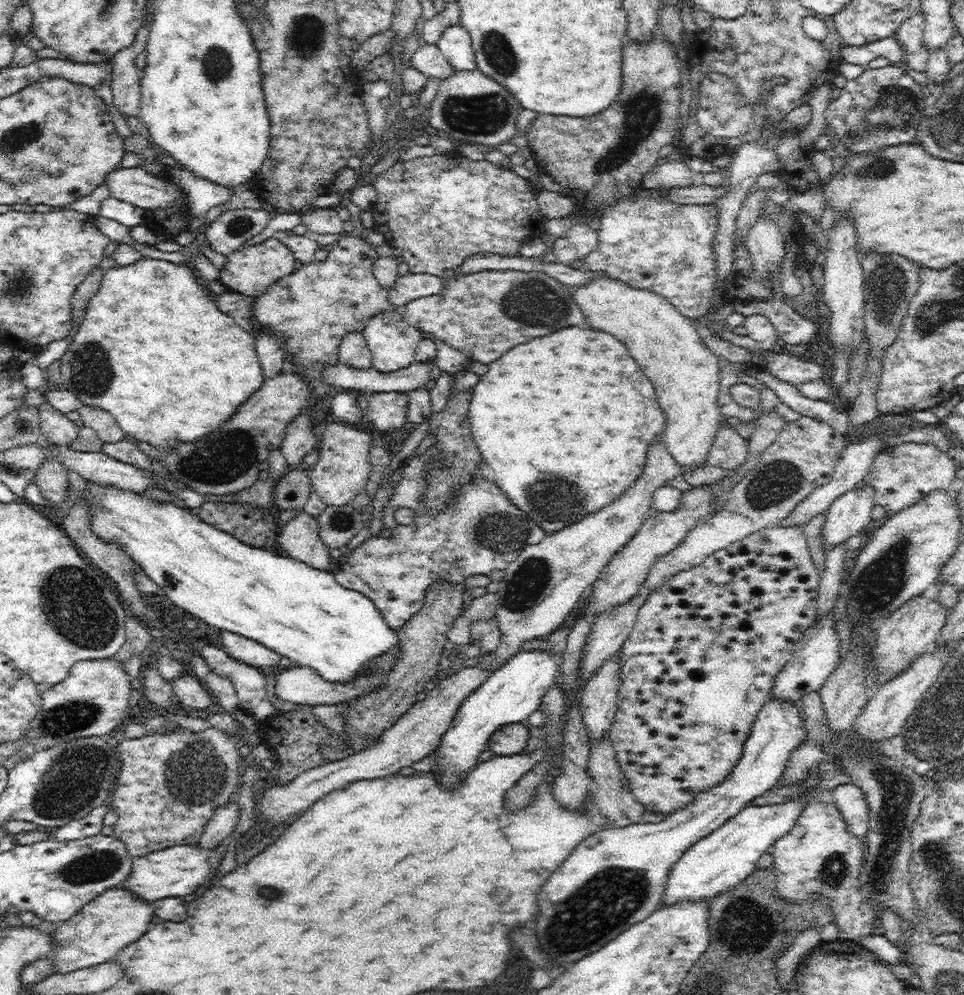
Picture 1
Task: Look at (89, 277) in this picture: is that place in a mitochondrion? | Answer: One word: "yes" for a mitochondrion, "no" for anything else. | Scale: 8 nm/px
no

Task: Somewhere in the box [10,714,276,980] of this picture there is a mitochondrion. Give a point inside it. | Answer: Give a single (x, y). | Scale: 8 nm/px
(77, 776)

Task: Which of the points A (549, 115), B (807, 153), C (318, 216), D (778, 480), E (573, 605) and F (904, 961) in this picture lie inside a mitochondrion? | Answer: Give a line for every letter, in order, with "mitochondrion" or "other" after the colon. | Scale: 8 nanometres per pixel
A: other
B: other
C: other
D: mitochondrion
E: other
F: other

